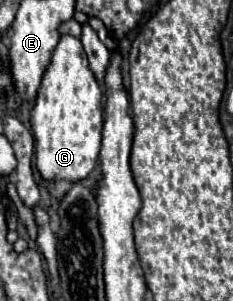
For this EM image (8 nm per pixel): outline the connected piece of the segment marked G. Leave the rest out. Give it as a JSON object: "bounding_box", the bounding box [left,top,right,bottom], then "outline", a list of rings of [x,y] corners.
{"bounding_box":[31,35,103,183],"outline":[[[63,35],[43,73],[35,105],[31,109],[31,129],[35,137],[35,165],[43,179],[65,179],[77,183],[95,167],[103,131],[103,91],[89,69],[83,45],[77,37]]]}

